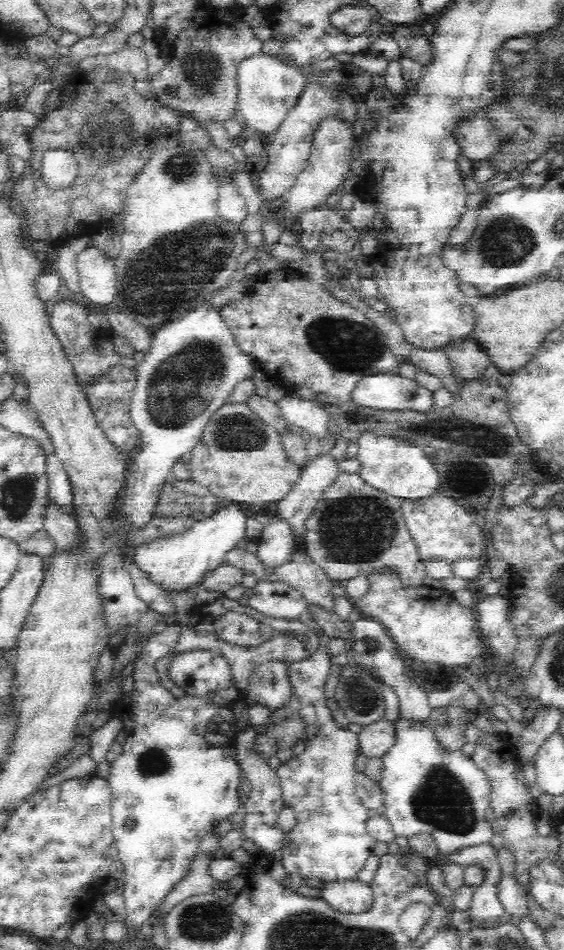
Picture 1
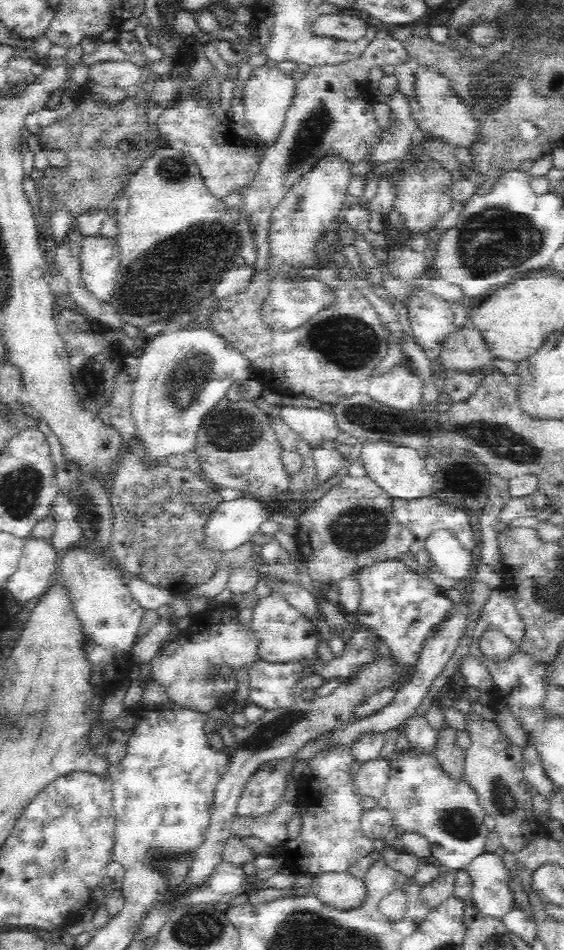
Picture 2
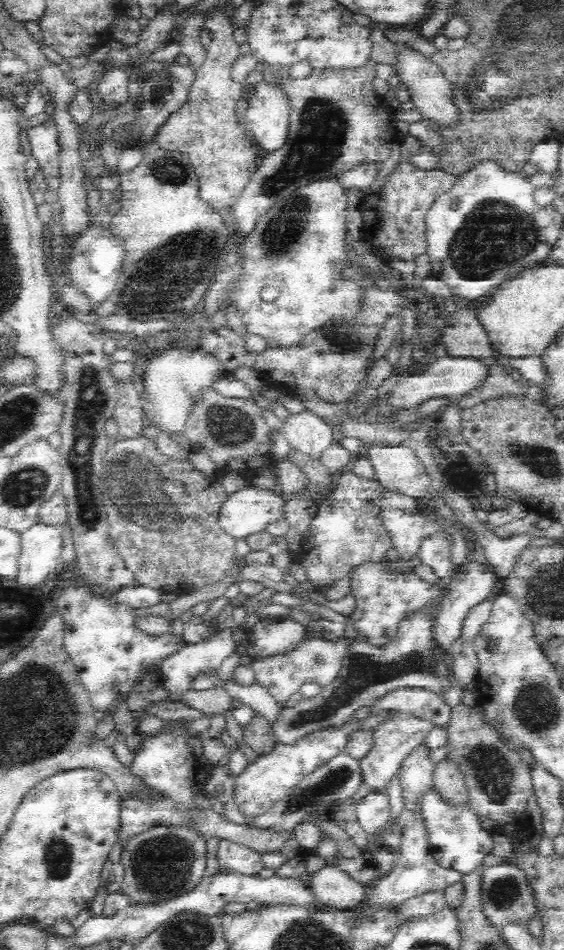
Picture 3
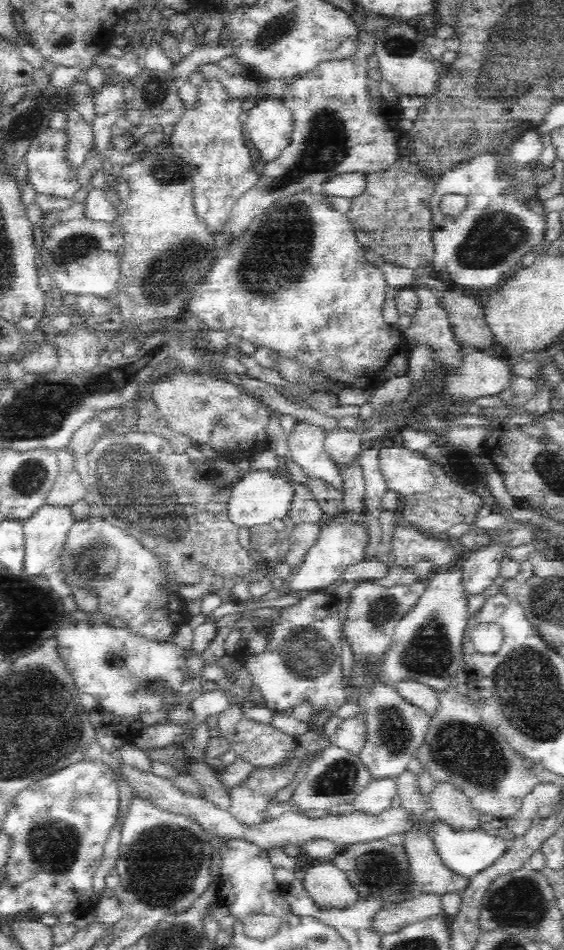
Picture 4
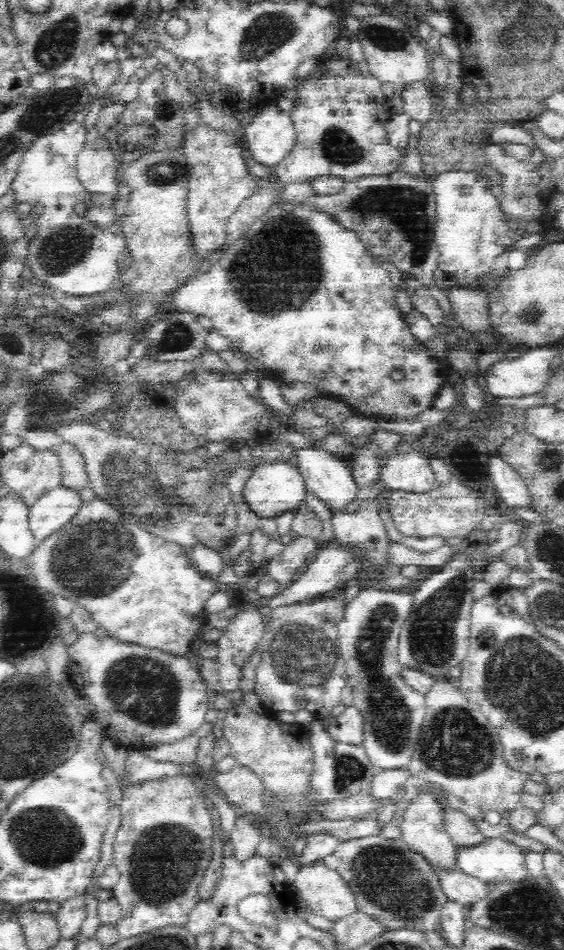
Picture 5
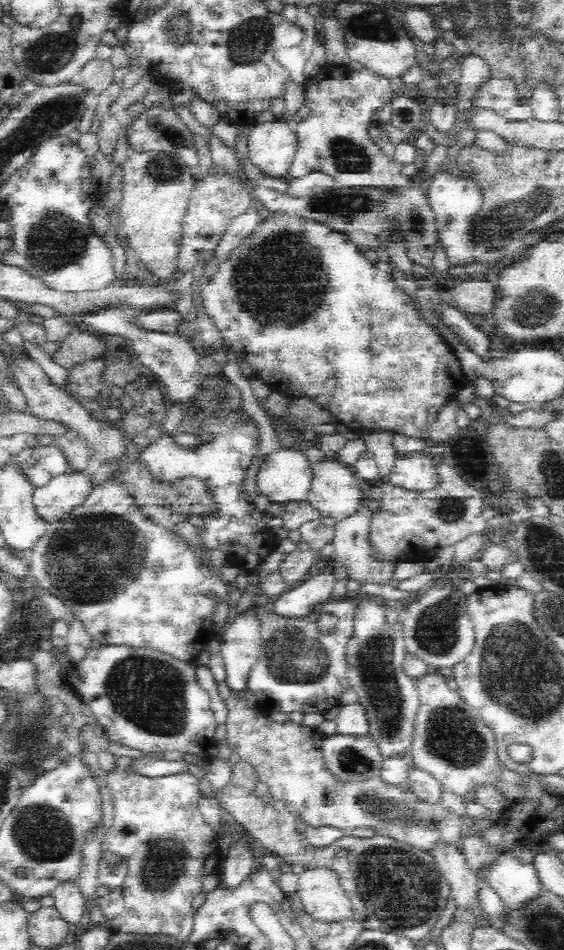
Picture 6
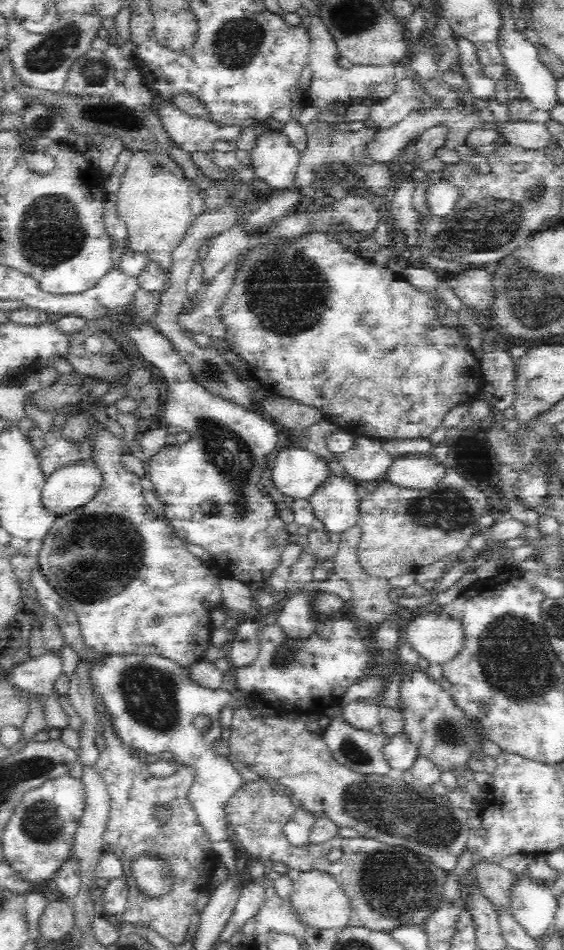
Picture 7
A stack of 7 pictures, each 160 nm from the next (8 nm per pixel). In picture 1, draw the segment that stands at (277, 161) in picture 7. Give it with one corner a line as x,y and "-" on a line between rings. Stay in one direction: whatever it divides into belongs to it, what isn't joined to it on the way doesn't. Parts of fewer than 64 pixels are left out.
260,52
240,61
237,70
237,112
245,130
272,135
279,129
285,116
296,106
309,77
277,55

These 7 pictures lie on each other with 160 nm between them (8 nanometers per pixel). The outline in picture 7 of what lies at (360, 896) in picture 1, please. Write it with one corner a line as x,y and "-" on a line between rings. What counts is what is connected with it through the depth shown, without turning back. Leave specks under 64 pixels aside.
310,870
301,873
300,878
293,882
289,900
295,912
303,919
302,925
312,926
319,930
341,930
349,926
351,905
348,896
327,872

